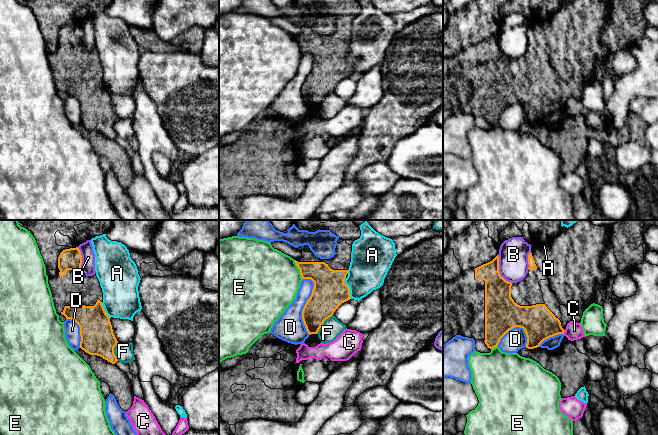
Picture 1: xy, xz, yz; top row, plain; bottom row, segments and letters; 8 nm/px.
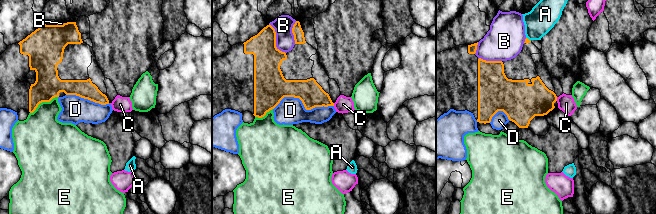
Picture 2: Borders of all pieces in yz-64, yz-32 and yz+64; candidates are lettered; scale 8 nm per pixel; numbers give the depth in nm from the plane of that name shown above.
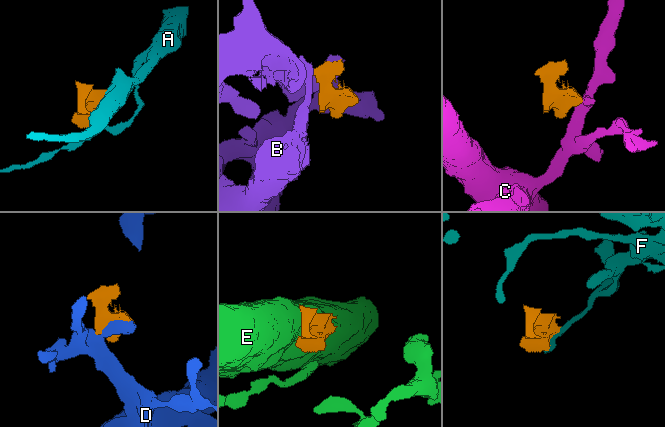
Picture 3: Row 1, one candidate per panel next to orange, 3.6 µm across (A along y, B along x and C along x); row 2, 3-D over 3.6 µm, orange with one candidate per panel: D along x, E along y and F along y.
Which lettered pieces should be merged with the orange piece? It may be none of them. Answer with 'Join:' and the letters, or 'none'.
Join: none

